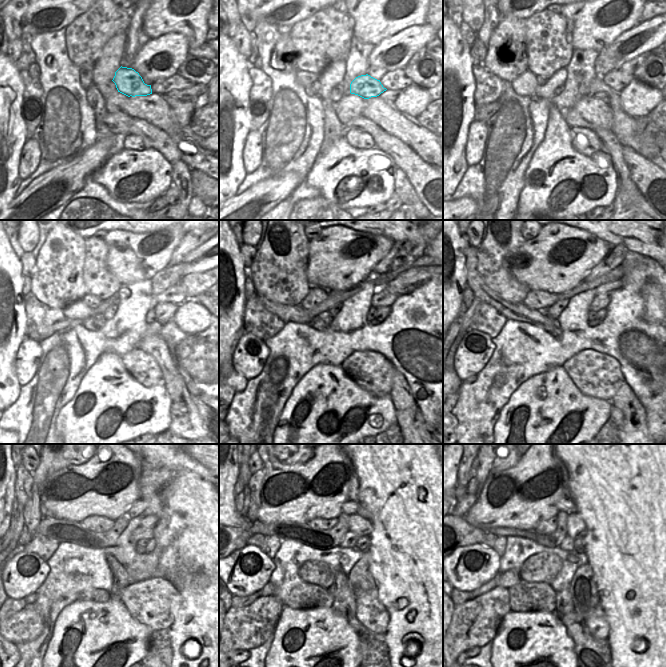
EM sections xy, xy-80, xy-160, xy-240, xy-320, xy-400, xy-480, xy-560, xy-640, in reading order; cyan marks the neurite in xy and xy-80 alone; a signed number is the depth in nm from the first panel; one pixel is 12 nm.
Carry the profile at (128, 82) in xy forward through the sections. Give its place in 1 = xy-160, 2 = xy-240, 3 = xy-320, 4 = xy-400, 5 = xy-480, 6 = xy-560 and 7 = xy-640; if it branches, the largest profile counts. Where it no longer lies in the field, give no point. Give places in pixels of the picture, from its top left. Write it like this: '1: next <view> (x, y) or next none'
1: next xy-160 (597, 85)
2: next xy-240 (186, 405)
3: next xy-320 (420, 422)
4: next none
5: next none
6: next none
7: next none

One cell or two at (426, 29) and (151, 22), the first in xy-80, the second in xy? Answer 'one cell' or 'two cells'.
two cells

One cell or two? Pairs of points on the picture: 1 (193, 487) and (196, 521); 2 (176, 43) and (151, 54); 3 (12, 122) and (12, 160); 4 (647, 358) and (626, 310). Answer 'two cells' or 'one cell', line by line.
1: one cell
2: one cell
3: one cell
4: one cell

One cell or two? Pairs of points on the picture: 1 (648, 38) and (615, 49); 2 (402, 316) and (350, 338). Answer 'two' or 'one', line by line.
1: one
2: two

